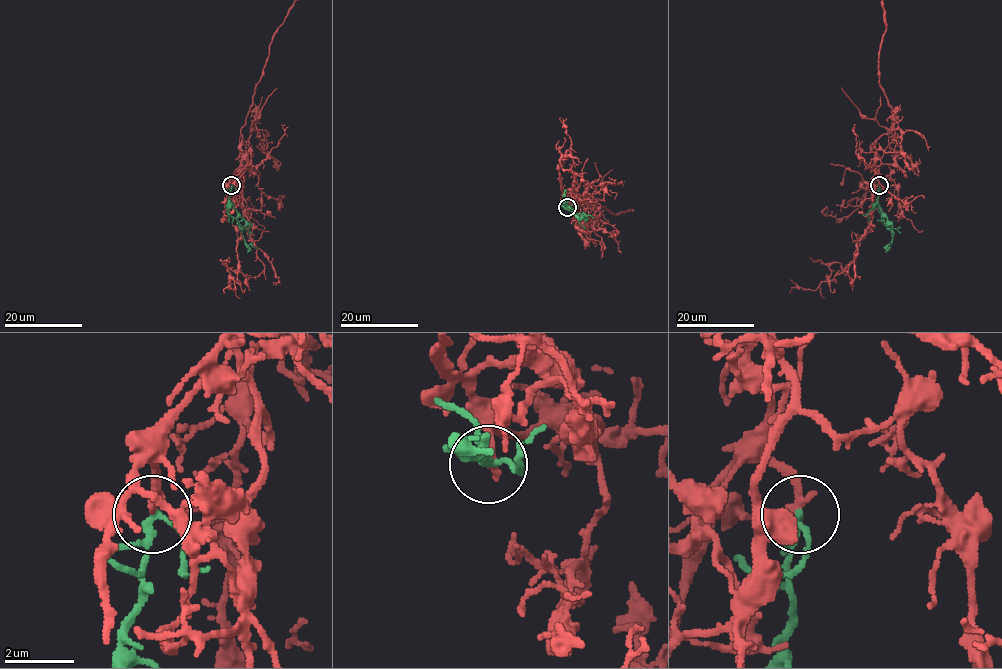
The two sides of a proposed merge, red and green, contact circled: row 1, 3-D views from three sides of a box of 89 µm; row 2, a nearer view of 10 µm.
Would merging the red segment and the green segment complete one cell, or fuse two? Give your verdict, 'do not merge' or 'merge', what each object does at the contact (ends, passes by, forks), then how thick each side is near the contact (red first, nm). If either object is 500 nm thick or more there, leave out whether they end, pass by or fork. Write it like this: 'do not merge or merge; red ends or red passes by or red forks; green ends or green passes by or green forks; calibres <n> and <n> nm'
merge; red ends; green forks; calibres 260 and 150 nm

